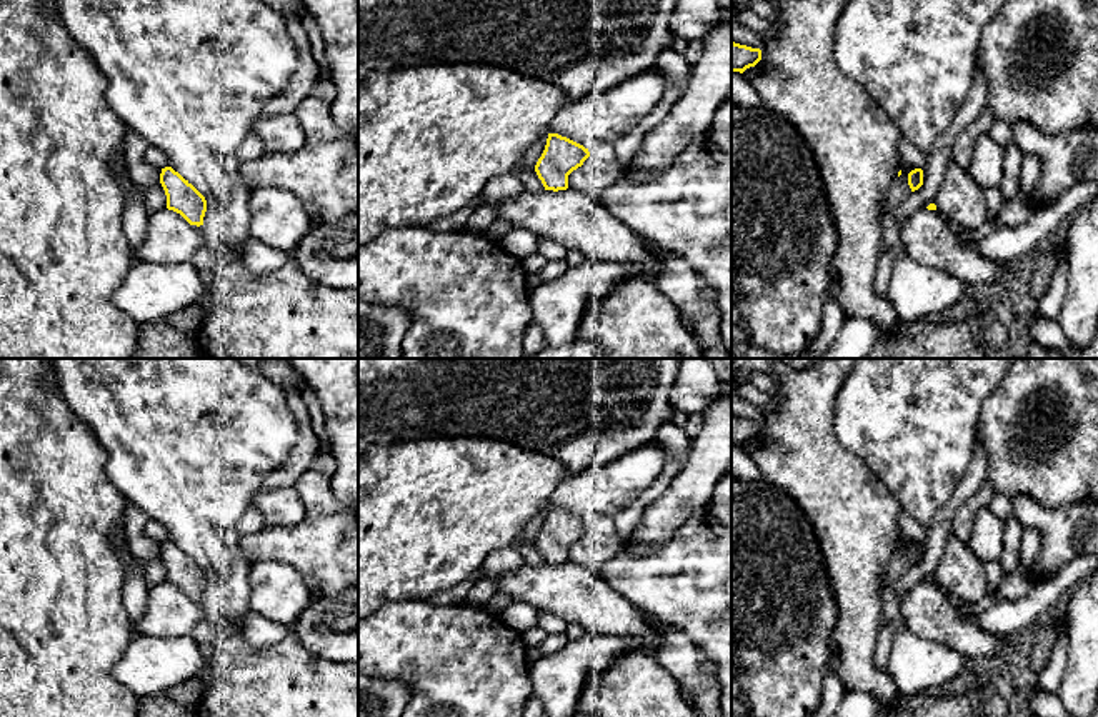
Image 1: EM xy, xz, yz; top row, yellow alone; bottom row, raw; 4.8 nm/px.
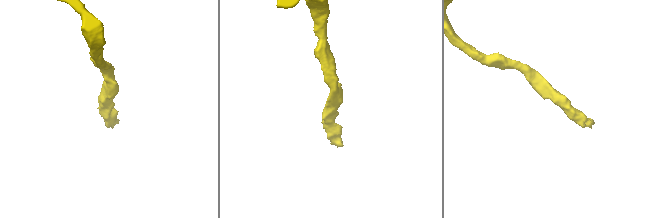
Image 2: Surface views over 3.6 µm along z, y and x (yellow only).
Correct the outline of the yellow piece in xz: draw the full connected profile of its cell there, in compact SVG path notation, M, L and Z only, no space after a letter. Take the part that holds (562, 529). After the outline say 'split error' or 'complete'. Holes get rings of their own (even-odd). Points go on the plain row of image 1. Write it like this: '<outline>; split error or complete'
M548 507L545 524L535 539L535 545L545 564L566 564L568 549L581 540L588 530L590 525L583 519L558 507Z; complete

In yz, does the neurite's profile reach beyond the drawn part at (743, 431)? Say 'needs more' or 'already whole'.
already whole

